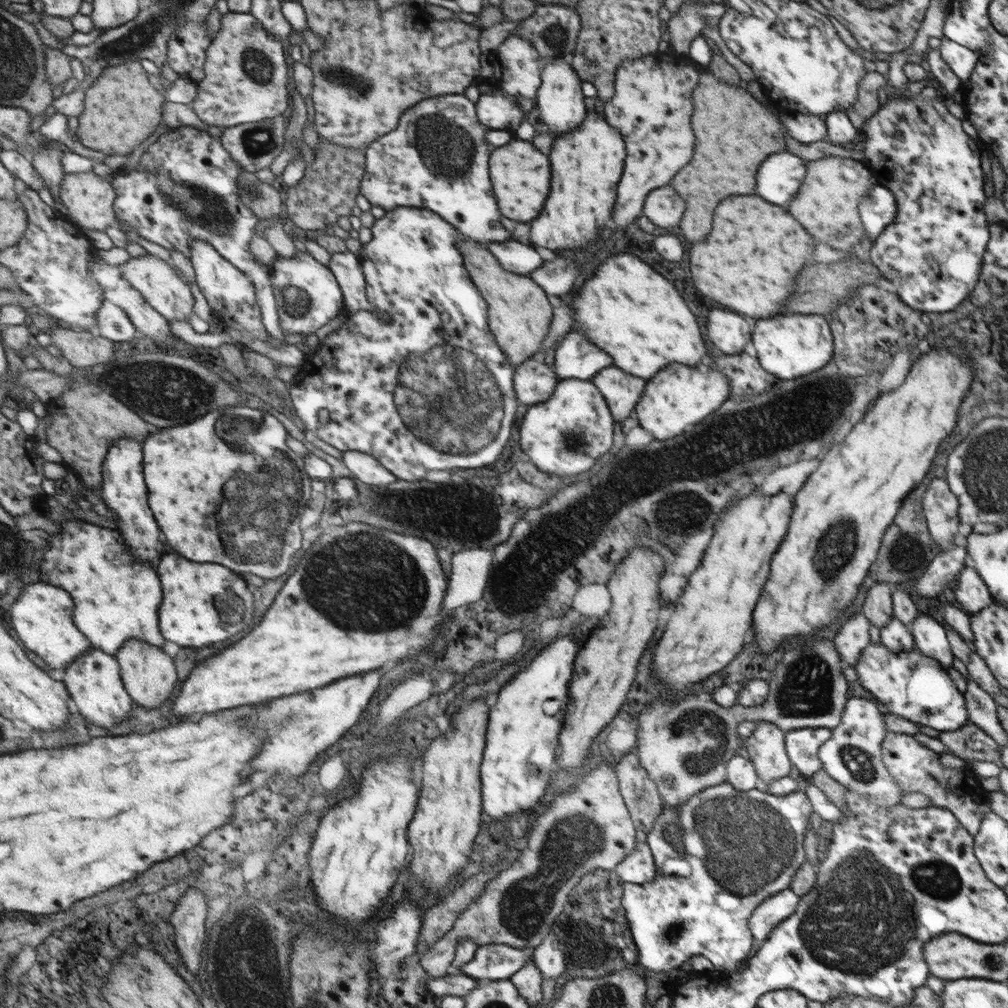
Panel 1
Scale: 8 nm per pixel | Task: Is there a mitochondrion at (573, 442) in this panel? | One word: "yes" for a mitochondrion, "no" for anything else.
yes

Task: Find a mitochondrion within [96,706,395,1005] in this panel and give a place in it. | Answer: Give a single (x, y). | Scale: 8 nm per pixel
(246, 939)

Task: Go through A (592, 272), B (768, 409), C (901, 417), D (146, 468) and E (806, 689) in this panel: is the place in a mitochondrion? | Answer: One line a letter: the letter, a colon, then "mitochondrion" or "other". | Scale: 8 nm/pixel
A: other
B: mitochondrion
C: other
D: other
E: mitochondrion

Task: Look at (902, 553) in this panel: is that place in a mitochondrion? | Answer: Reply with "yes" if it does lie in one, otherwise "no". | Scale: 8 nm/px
yes

